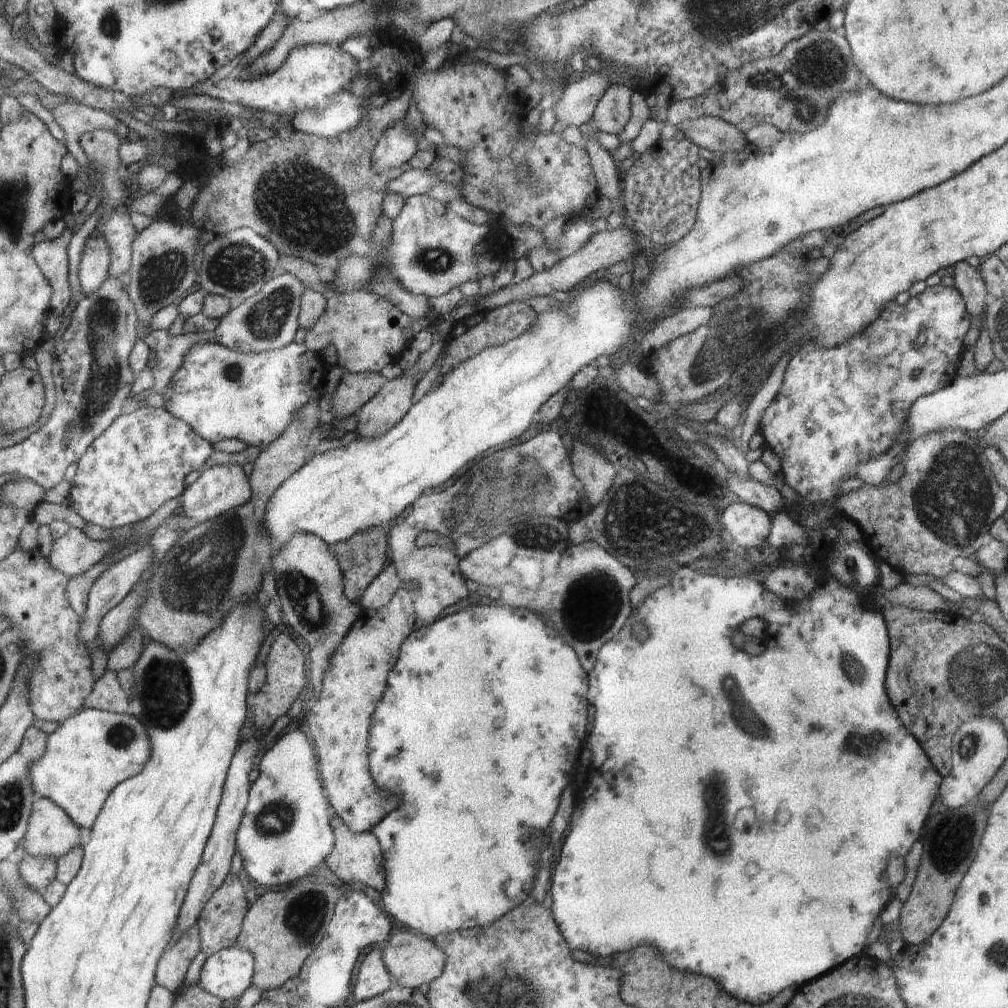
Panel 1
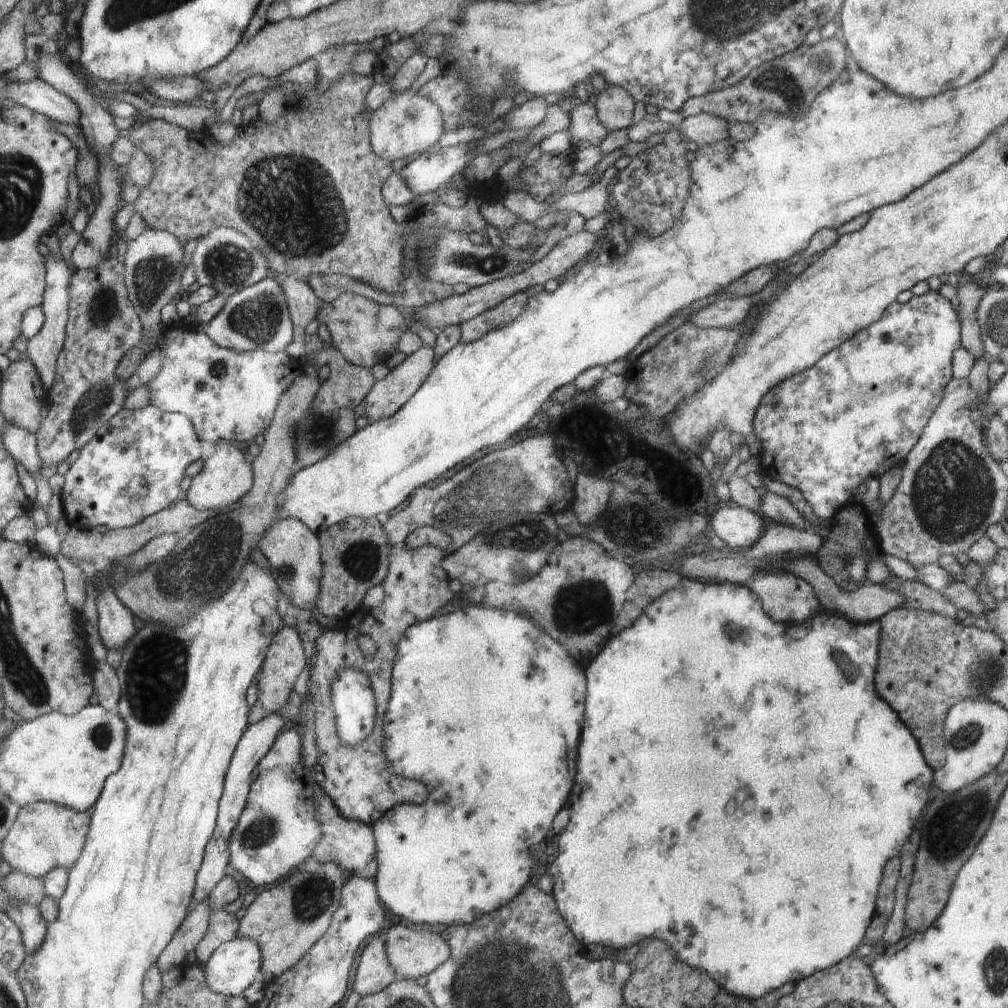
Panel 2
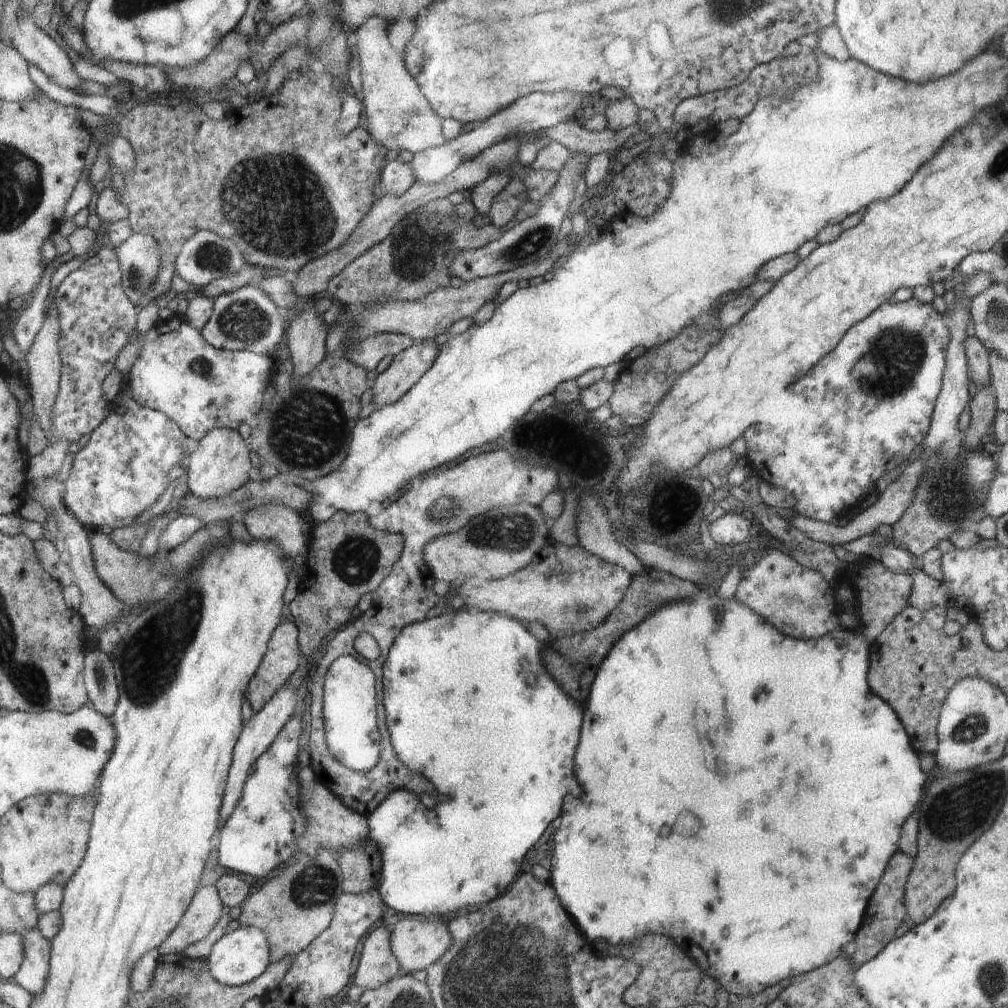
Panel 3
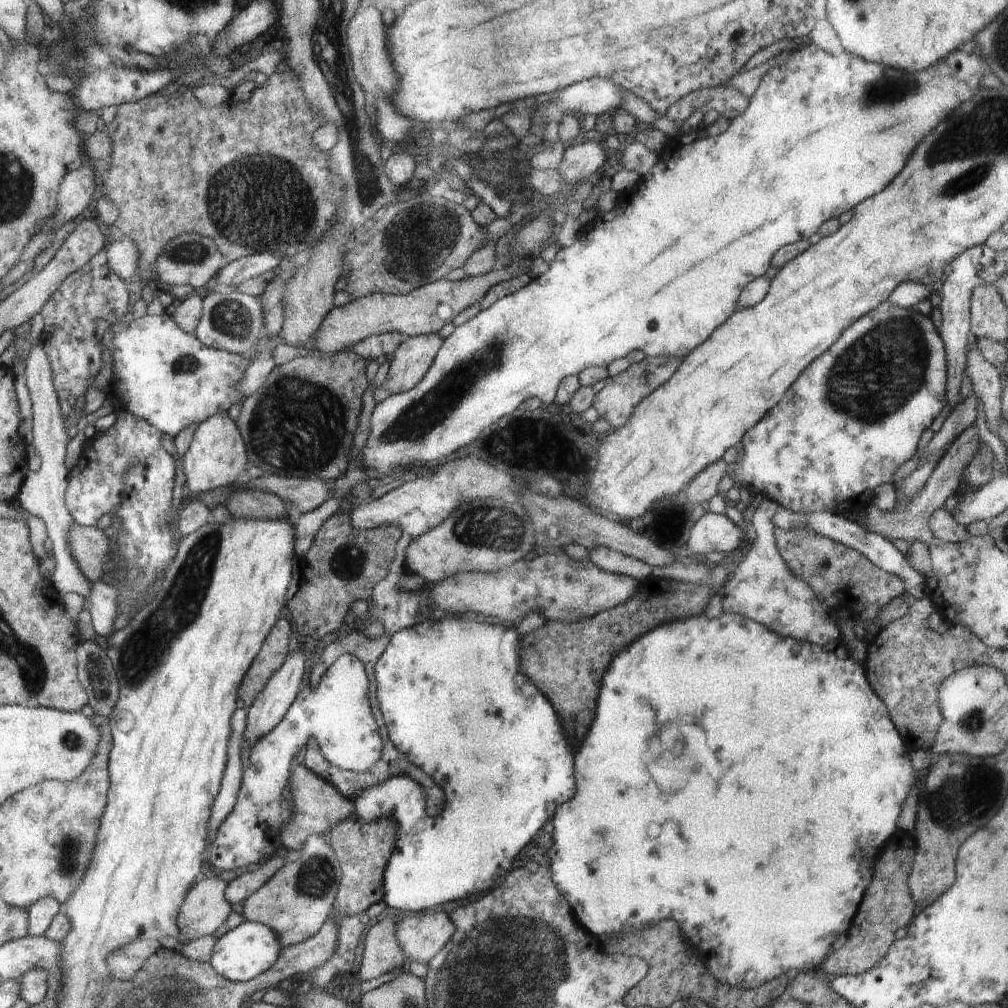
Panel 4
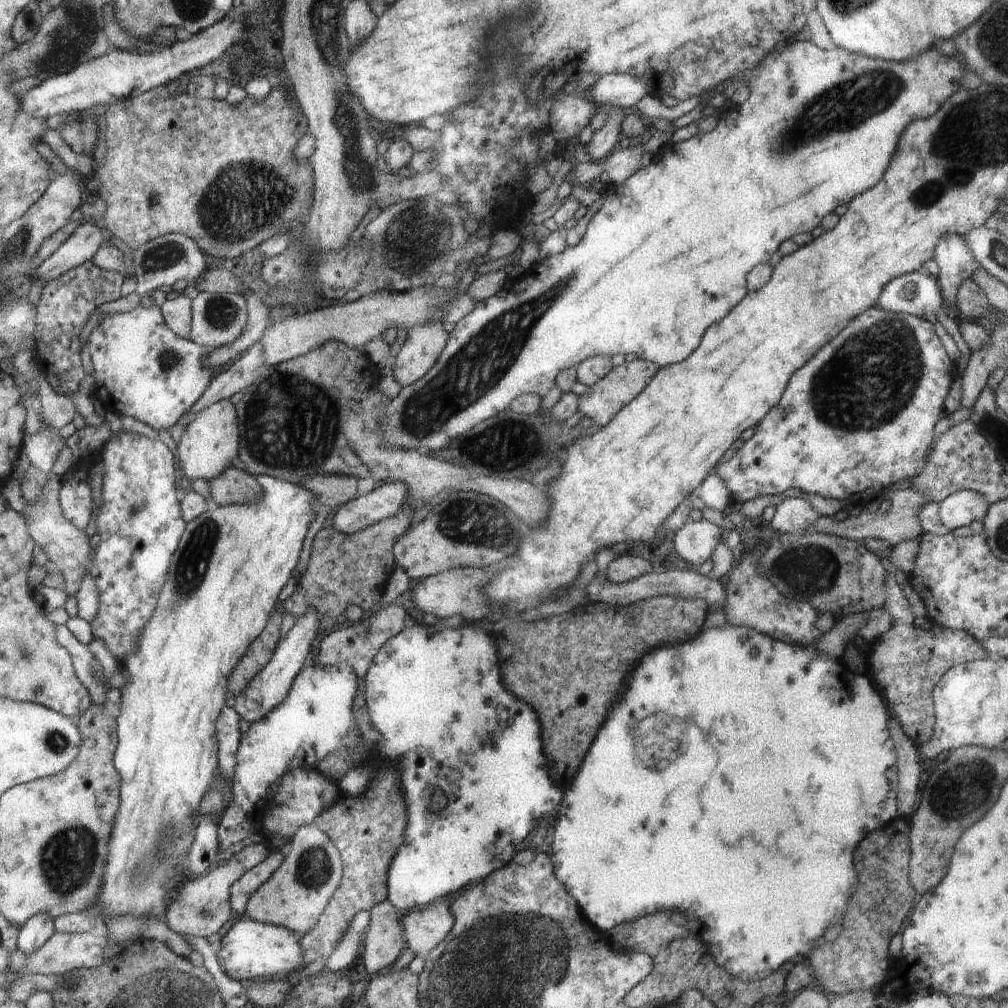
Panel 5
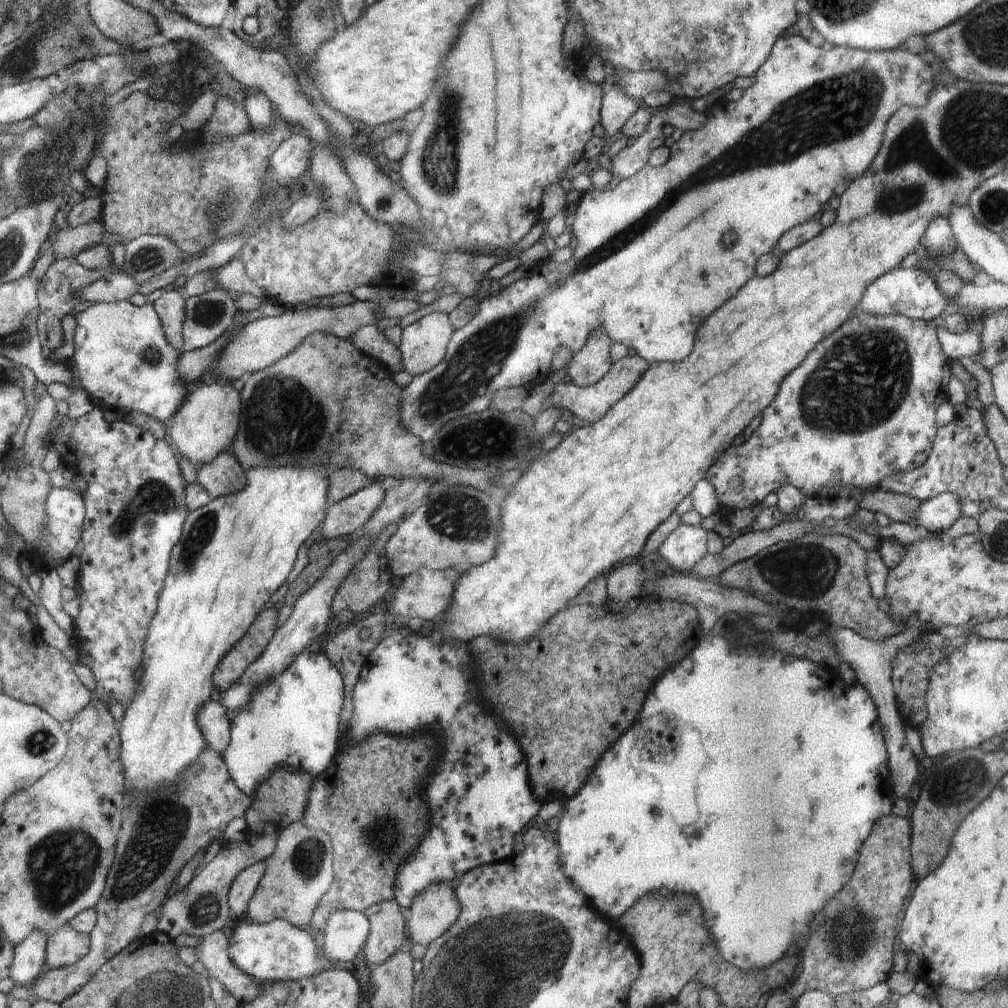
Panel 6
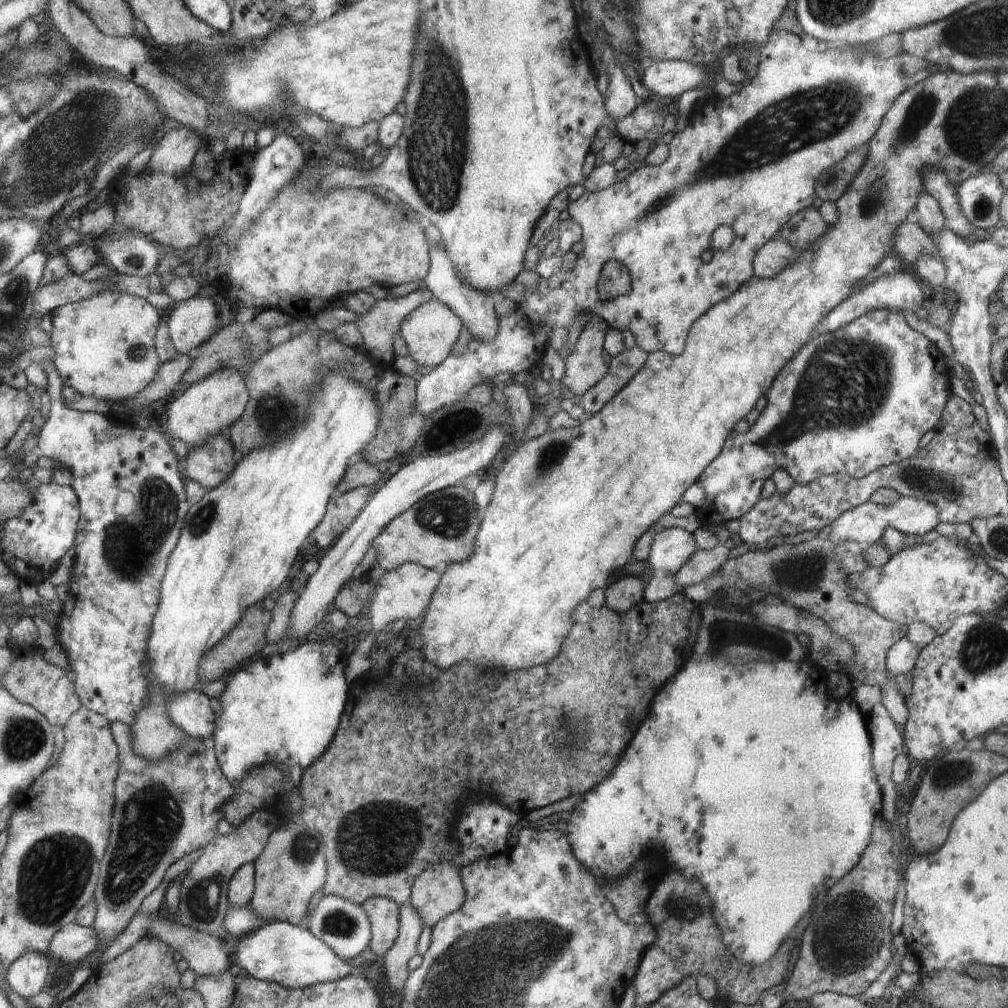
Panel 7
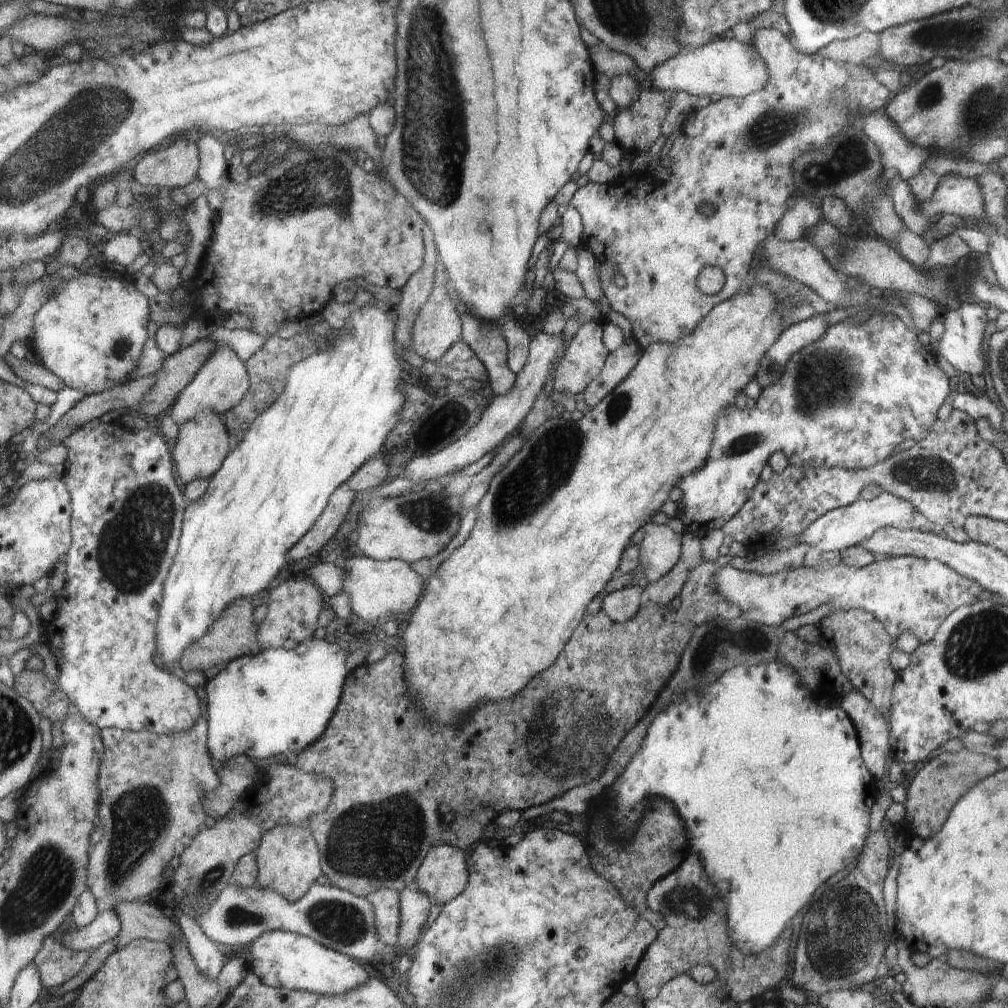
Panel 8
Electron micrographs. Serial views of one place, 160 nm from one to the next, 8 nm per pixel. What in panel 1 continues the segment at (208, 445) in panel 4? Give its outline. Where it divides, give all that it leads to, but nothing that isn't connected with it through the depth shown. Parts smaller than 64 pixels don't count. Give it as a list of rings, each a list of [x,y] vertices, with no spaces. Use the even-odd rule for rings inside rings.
[[[232,463],[222,464],[202,471],[198,480],[187,486],[186,491],[182,492],[181,509],[186,513],[185,518],[191,523],[200,523],[221,516],[234,508],[242,507],[250,500],[250,486],[242,468]]]

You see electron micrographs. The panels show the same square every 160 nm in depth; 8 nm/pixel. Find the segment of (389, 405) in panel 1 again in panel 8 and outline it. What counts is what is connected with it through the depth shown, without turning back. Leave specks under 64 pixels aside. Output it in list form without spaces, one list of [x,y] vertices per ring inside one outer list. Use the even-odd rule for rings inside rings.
[[[440,260],[436,264],[436,276],[428,301],[422,306],[418,318],[412,328],[409,349],[426,361],[439,361],[458,340],[460,340],[460,320],[450,300],[450,280],[444,264]]]

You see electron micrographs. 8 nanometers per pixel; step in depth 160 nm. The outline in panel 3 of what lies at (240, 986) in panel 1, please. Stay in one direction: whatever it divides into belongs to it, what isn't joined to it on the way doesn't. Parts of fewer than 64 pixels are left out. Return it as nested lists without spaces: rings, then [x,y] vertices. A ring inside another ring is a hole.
[[[256,927],[227,930],[212,946],[209,963],[213,977],[223,985],[239,987],[252,983],[264,974],[271,963],[269,943],[265,932]]]

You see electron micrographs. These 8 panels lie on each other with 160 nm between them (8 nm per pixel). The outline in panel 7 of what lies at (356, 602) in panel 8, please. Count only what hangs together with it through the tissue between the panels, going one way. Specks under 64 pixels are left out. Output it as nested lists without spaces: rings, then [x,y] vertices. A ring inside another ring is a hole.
[[[405,563],[396,570],[373,573],[374,596],[370,598],[368,612],[374,631],[383,630],[384,626],[396,620],[416,619],[429,609],[436,594],[441,575],[433,569],[425,568],[417,563]]]

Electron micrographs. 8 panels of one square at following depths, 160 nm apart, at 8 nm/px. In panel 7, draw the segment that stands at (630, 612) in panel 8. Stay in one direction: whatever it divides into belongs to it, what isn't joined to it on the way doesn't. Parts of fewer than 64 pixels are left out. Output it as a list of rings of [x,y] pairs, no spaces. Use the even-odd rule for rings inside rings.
[[[624,575],[612,581],[605,589],[605,606],[616,613],[631,610],[644,599],[644,584],[634,576]]]

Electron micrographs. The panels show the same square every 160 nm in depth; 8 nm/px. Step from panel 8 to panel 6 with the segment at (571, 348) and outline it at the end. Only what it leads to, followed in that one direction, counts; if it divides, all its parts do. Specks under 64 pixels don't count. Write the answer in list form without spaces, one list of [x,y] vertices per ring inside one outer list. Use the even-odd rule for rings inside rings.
[[[598,328],[589,337],[585,348],[574,353],[567,374],[572,383],[580,387],[592,387],[599,383],[612,370],[610,357],[610,336],[606,330]]]

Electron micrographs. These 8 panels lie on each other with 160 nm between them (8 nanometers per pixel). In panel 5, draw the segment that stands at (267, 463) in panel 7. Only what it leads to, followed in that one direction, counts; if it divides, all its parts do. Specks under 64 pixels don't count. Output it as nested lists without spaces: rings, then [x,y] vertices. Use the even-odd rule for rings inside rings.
[[[258,475],[258,483],[264,489],[263,495],[259,499],[257,503],[252,505],[226,505],[226,506],[216,506],[215,510],[206,510],[200,516],[197,516],[194,520],[191,520],[189,523],[186,523],[186,530],[185,535],[180,537],[178,546],[172,555],[172,564],[170,564],[170,572],[168,572],[164,586],[161,588],[159,597],[158,597],[158,604],[156,610],[153,612],[152,618],[146,623],[145,631],[143,632],[142,638],[140,643],[137,644],[136,650],[132,652],[132,654],[128,655],[127,658],[121,663],[121,669],[124,671],[126,678],[128,678],[127,685],[122,688],[123,692],[123,701],[121,704],[121,713],[117,717],[118,719],[118,734],[119,734],[119,747],[117,750],[117,756],[115,759],[115,764],[118,767],[118,770],[121,772],[122,775],[122,788],[121,788],[121,810],[118,813],[117,820],[114,828],[114,840],[110,842],[110,868],[106,868],[106,884],[102,884],[101,894],[97,896],[97,903],[93,904],[93,907],[90,910],[86,910],[90,912],[90,914],[94,914],[94,916],[98,917],[98,920],[101,921],[102,927],[108,924],[108,919],[115,919],[116,917],[125,917],[126,915],[134,915],[135,917],[140,917],[141,919],[146,920],[146,924],[144,924],[144,928],[148,926],[153,921],[162,920],[162,922],[166,922],[166,902],[168,902],[168,896],[170,896],[170,892],[172,890],[176,890],[174,888],[174,880],[176,880],[176,876],[178,876],[178,862],[180,862],[180,856],[184,856],[184,854],[189,854],[189,850],[193,846],[194,839],[196,839],[196,830],[197,826],[200,824],[200,819],[203,818],[199,813],[199,808],[201,804],[205,802],[205,796],[209,795],[210,791],[213,791],[213,784],[218,776],[218,771],[220,769],[220,741],[217,739],[217,729],[216,729],[216,722],[218,718],[221,716],[221,712],[224,710],[224,700],[227,700],[226,696],[226,680],[229,680],[229,676],[232,674],[234,668],[237,667],[237,664],[244,658],[247,648],[249,644],[257,637],[260,636],[260,633],[264,630],[268,620],[268,614],[272,612],[272,608],[274,608],[274,604],[276,604],[276,600],[278,600],[278,594],[280,594],[280,590],[286,586],[286,582],[290,580],[290,576],[292,576],[292,570],[294,570],[294,566],[298,564],[298,554],[300,554],[300,546],[302,546],[302,542],[305,542],[305,536],[309,532],[310,524],[312,524],[314,518],[316,518],[315,512],[315,505],[314,505],[314,498],[313,493],[311,493],[308,489],[300,486],[300,484],[290,483],[289,481],[280,480],[278,477],[272,478],[270,475]]]

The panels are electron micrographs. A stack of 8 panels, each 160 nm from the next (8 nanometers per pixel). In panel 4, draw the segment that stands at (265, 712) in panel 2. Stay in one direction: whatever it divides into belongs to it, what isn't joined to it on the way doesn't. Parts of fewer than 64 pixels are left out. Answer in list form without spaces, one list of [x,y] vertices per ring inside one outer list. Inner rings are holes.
[[[288,618],[276,620],[270,634],[266,636],[260,652],[256,654],[248,674],[241,683],[239,701],[243,706],[248,707],[253,704],[264,691],[265,685],[273,677],[274,672],[285,664],[290,624]]]

